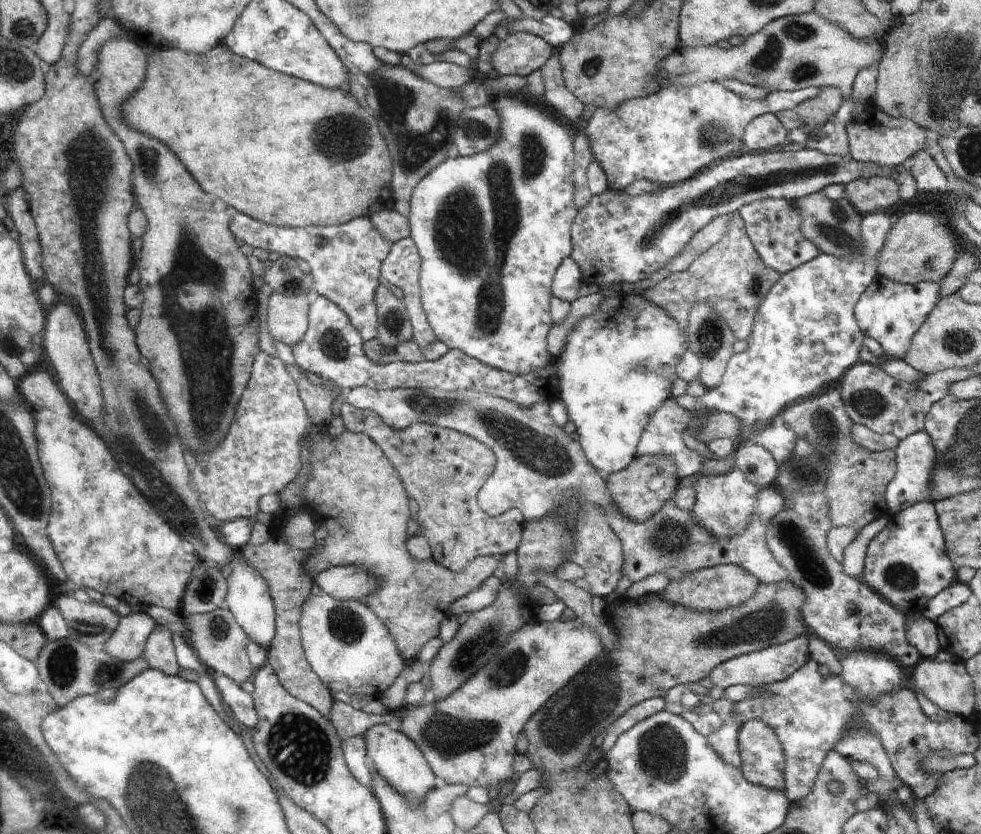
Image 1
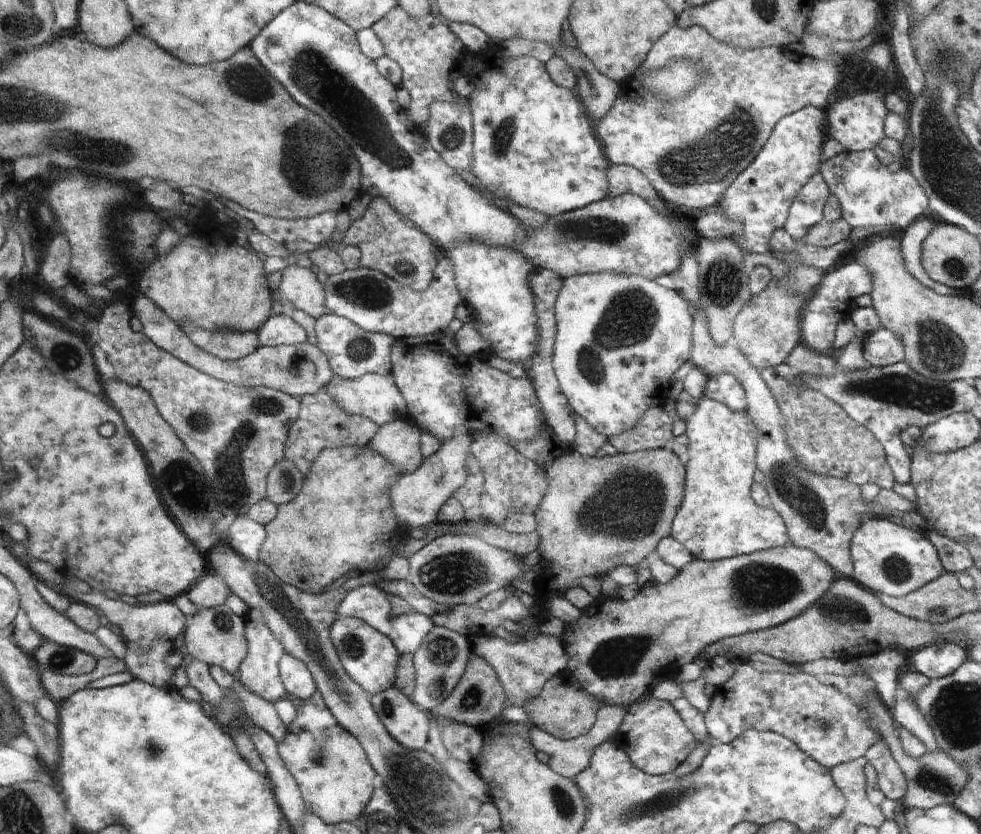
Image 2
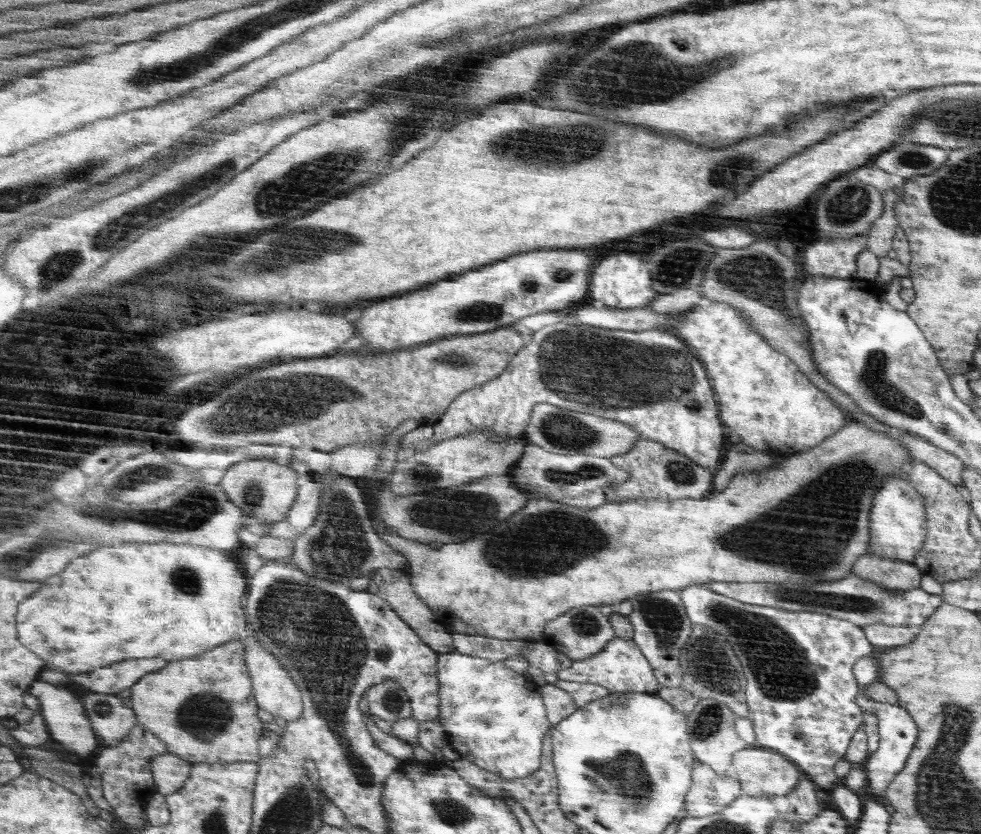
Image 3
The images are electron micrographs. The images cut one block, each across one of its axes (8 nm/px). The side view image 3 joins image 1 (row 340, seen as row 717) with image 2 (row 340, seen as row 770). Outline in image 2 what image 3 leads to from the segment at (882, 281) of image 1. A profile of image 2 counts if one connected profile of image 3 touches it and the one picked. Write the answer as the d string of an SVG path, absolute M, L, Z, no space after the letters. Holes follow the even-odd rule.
M880 327L863 342L863 357L873 367L885 367L902 362L905 358L904 343L894 331Z

